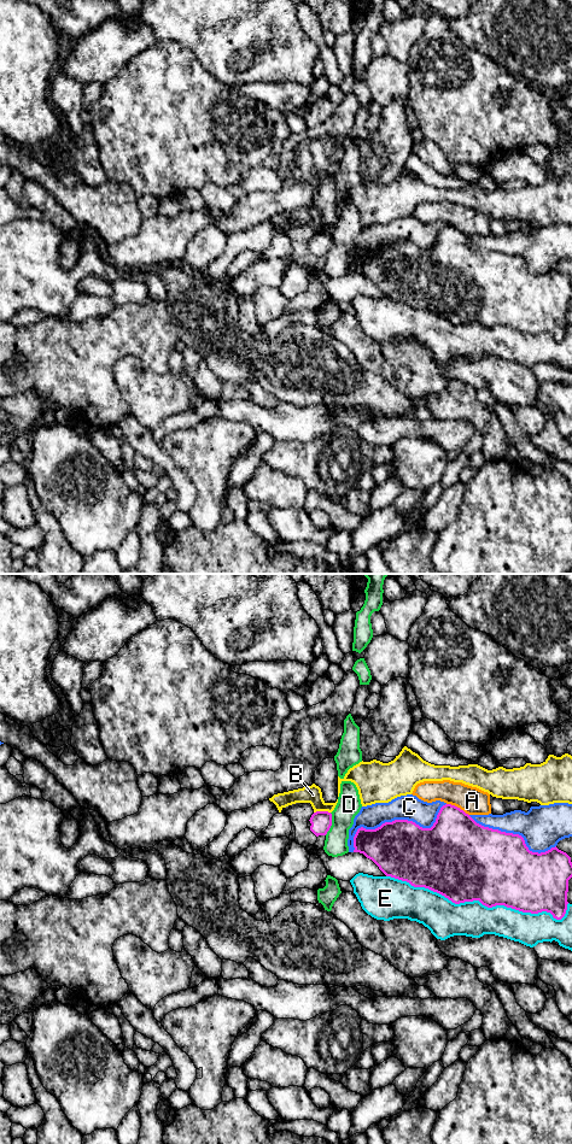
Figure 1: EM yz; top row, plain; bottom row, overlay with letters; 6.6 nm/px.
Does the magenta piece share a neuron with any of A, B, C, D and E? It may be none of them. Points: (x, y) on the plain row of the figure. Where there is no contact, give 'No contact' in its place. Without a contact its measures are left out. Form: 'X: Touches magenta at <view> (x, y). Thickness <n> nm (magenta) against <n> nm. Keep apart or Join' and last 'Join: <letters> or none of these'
A: Touches magenta at yz (456, 228). Thickness 400 nm (magenta) against 180 nm. Keep apart
B: Touches magenta at yz (321, 233). Thickness 140 nm (magenta) against 120 nm. Keep apart
C: Touches magenta at yz (395, 241). Thickness 380 nm (magenta) against 170 nm. Keep apart
D: Touches magenta at yz (331, 245). Thickness 140 nm (magenta) against 160 nm. Keep apart
E: Touches magenta at yz (482, 324). Thickness 480 nm (magenta) against 240 nm. Keep apart
Join: none of these

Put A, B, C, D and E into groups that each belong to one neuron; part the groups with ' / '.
A / B / C / D / E

